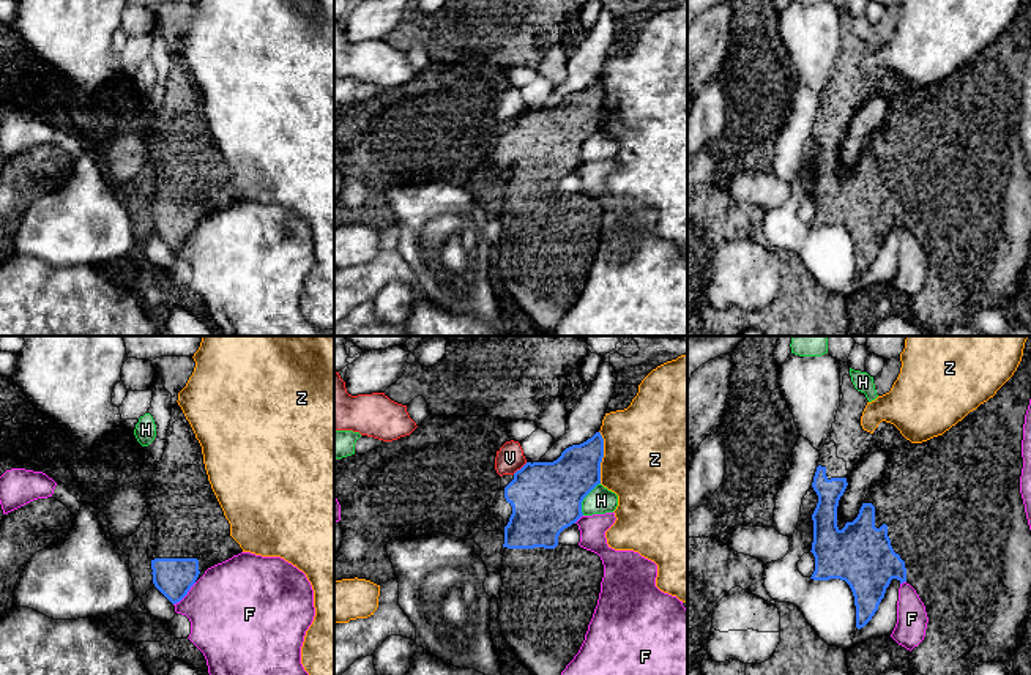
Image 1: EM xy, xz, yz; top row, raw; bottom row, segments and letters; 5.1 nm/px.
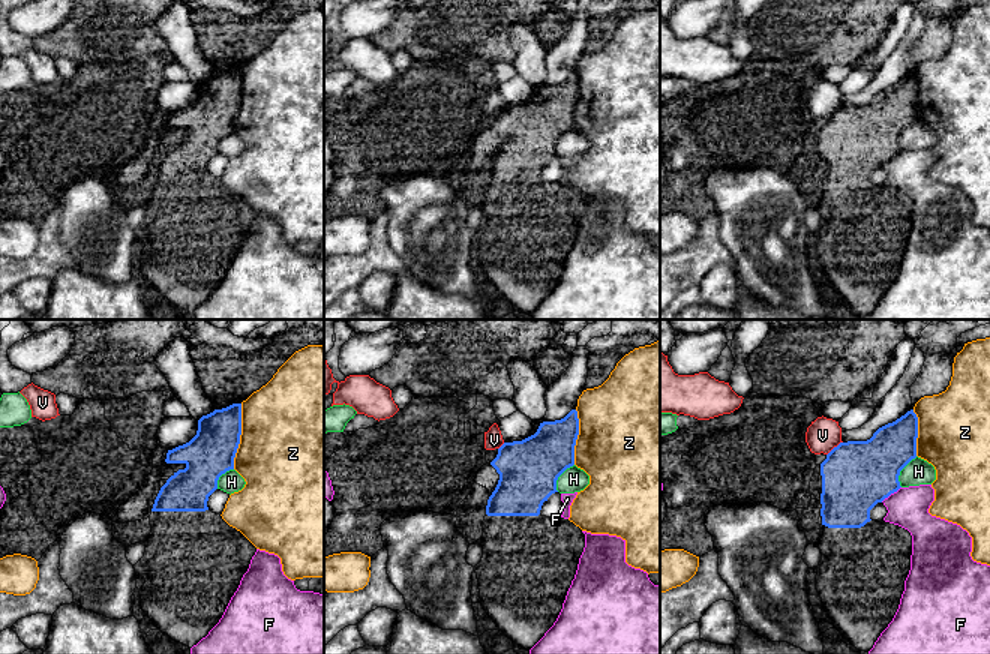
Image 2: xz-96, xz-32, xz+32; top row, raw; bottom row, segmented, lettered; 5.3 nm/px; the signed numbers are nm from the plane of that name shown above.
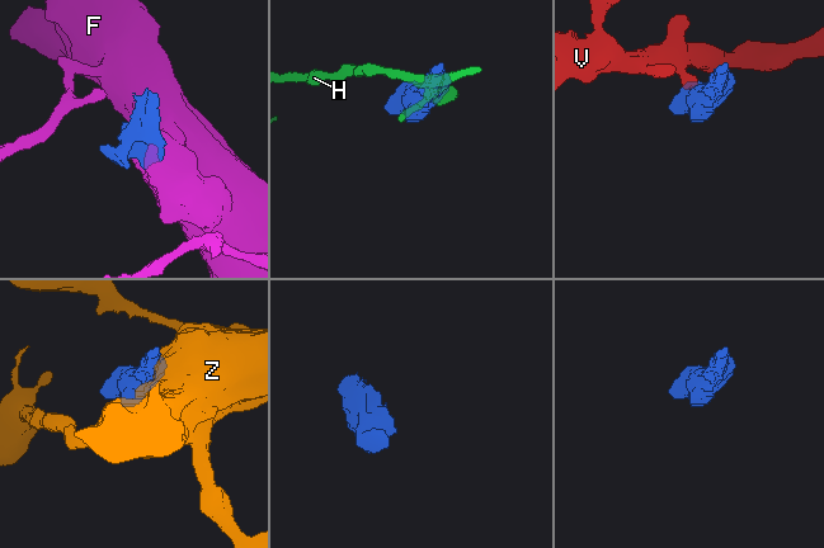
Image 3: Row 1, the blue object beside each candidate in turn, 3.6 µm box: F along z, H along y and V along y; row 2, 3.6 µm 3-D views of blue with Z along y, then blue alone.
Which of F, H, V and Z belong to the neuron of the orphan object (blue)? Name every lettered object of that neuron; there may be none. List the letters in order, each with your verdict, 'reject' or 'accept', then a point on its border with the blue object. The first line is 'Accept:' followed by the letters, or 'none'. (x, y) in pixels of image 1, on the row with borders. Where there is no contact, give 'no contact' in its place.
Accept: none
F: reject; contact xy (185, 595)
H: reject; contact xz (584, 497)
V: reject; contact xz (521, 469)
Z: reject; contact xz (602, 456)

